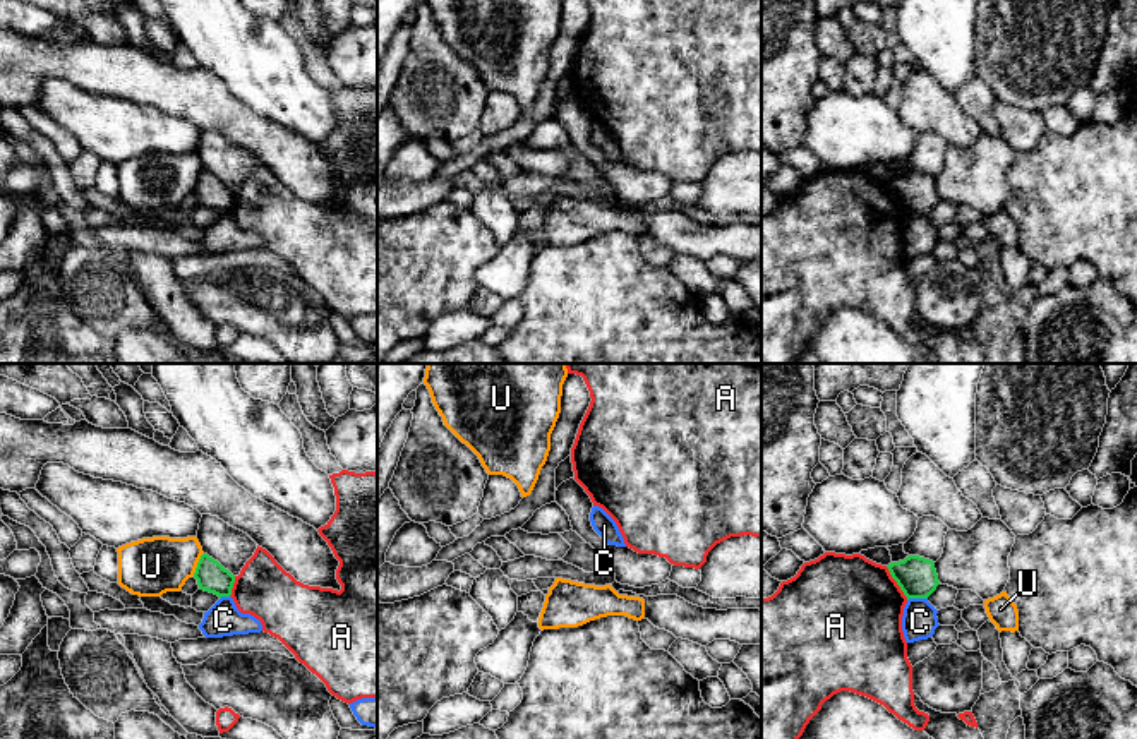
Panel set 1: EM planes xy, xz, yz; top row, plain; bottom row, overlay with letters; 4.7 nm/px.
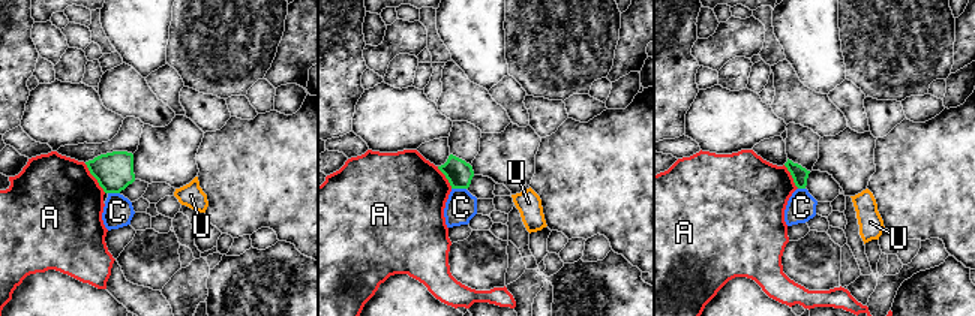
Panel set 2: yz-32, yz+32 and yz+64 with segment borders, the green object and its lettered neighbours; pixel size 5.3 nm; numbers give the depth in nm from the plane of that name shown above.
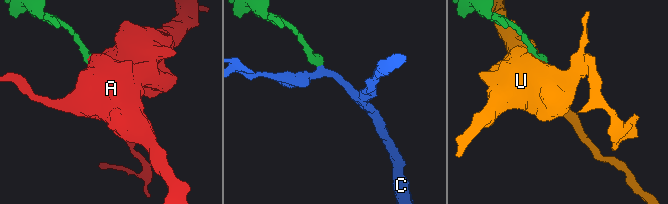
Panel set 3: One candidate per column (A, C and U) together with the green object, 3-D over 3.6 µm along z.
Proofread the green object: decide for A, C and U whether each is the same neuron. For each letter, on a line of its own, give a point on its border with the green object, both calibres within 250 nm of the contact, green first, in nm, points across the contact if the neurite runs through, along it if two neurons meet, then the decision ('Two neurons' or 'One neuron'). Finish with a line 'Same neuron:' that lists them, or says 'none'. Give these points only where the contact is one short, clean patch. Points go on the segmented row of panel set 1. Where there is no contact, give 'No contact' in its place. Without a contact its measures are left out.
A: Touches green at yz (897, 583). Thickness 190 nm (green) against 480 nm. Boundary: yz (885, 566), (908, 599). Two neurons
C: Touches green at yz (916, 597). Thickness 190 nm (green) against 160 nm. Boundary: yz (926, 597), (911, 597), (908, 600). Two neurons
U: Touches green at xy (198, 564). Thickness 150 nm (green) against 280 nm. Boundary: xy (203, 552), (192, 575). Two neurons
Same neuron: none

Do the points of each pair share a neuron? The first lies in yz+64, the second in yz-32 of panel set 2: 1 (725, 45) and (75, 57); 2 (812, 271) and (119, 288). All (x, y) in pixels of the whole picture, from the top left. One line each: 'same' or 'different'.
1: different
2: different

